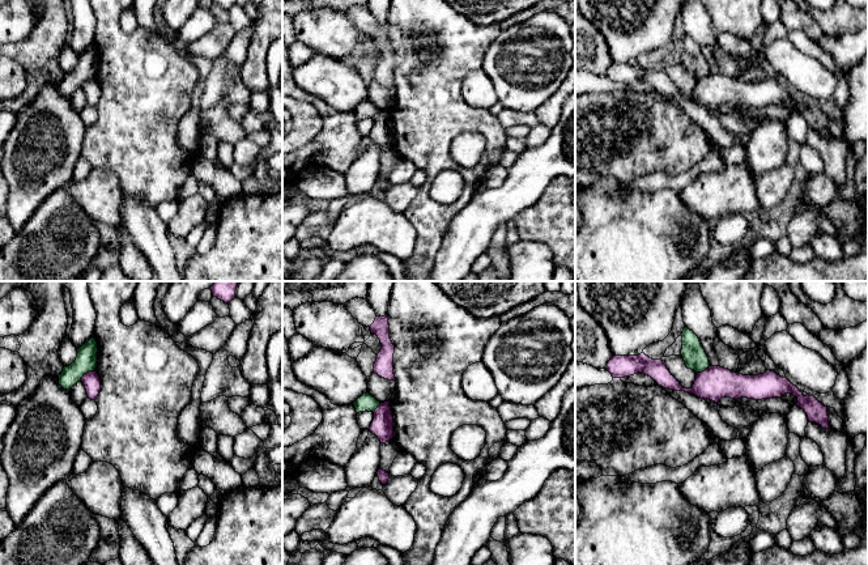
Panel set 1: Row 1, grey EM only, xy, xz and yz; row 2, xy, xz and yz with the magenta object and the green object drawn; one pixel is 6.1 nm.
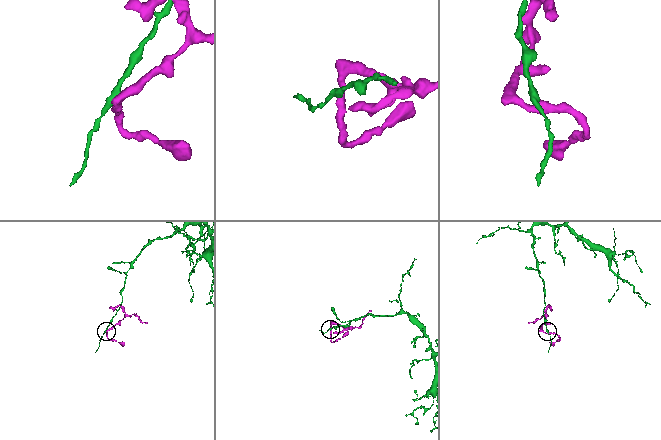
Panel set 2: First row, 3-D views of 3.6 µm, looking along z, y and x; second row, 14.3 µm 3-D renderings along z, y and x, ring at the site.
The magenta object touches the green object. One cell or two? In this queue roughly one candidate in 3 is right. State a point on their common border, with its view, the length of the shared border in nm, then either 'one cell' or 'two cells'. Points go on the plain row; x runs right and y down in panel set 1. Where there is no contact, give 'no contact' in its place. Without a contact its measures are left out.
contact xy (86, 80); length 110 nm; two cells

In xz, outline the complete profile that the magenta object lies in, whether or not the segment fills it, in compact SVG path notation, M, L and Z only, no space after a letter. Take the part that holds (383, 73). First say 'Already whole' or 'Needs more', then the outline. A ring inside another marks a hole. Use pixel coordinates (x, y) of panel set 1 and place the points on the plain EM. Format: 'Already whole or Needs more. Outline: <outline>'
Needs more. Outline: M363 5L350 7L344 13L358 30L369 34L371 41L380 47L382 55L374 71L374 80L384 86L396 88L393 81L395 52L390 46L388 22L378 24L371 12Z

